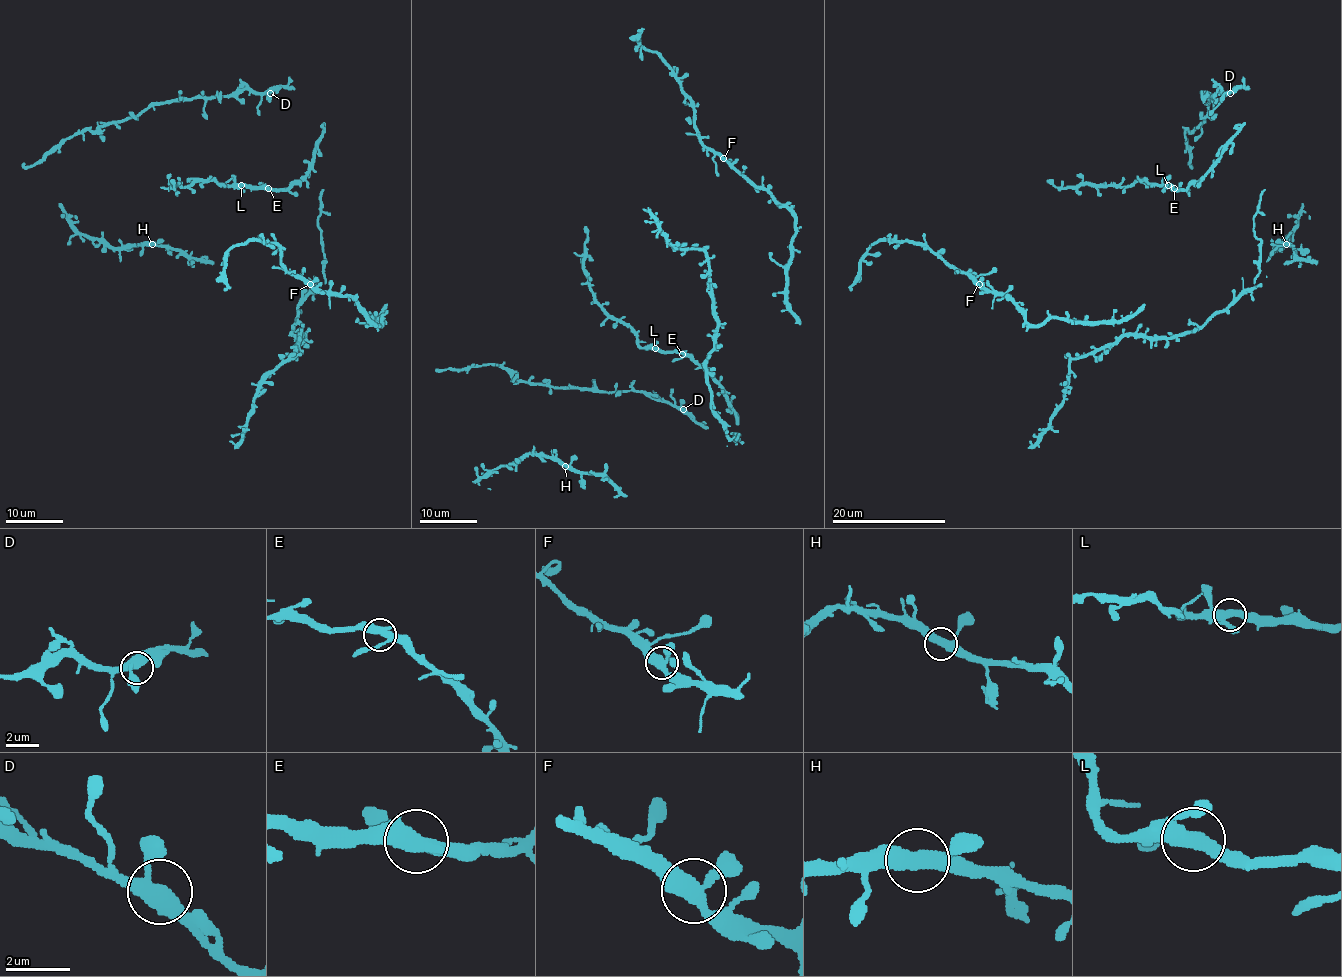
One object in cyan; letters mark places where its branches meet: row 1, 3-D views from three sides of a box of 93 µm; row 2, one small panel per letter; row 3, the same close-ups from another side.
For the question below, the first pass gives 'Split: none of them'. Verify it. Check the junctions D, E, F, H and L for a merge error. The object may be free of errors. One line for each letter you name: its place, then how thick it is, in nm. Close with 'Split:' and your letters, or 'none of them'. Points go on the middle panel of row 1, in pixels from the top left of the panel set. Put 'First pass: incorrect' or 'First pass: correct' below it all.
Split: none of them
First pass: correct

